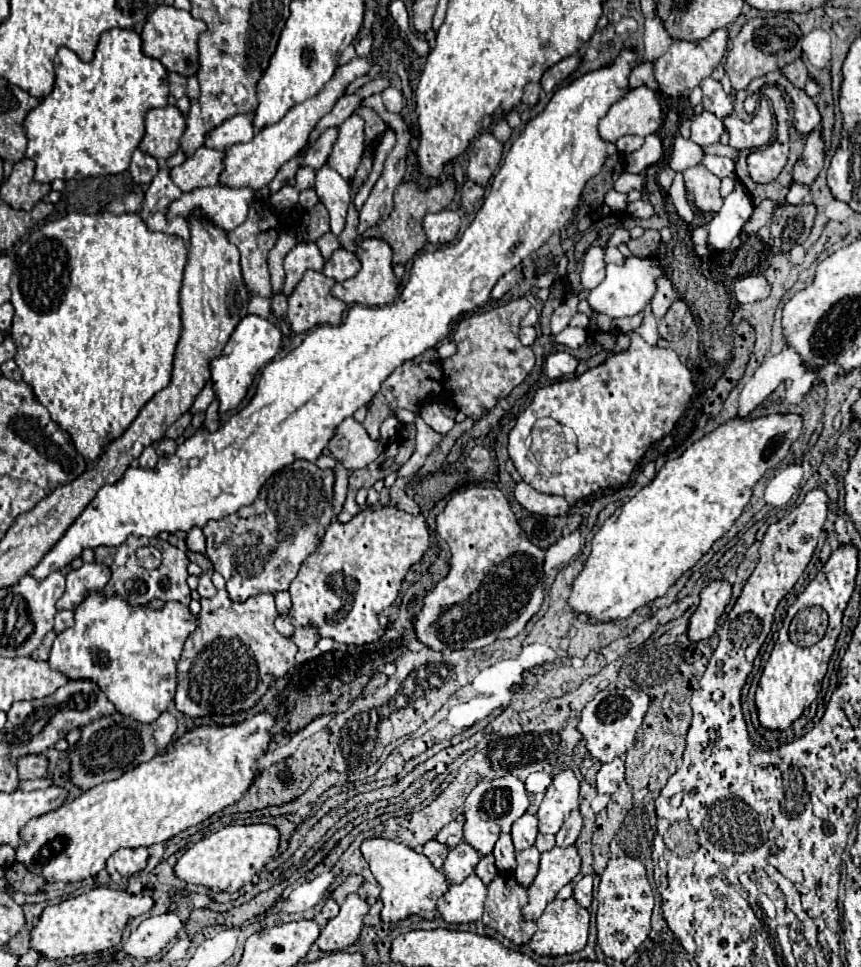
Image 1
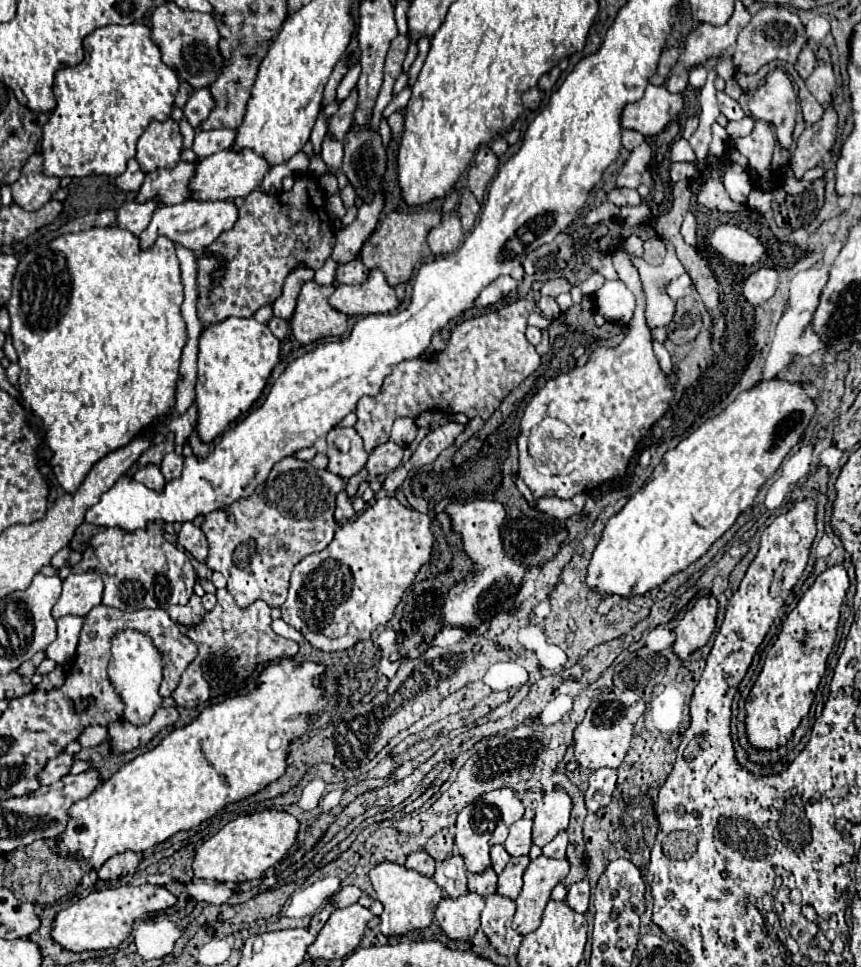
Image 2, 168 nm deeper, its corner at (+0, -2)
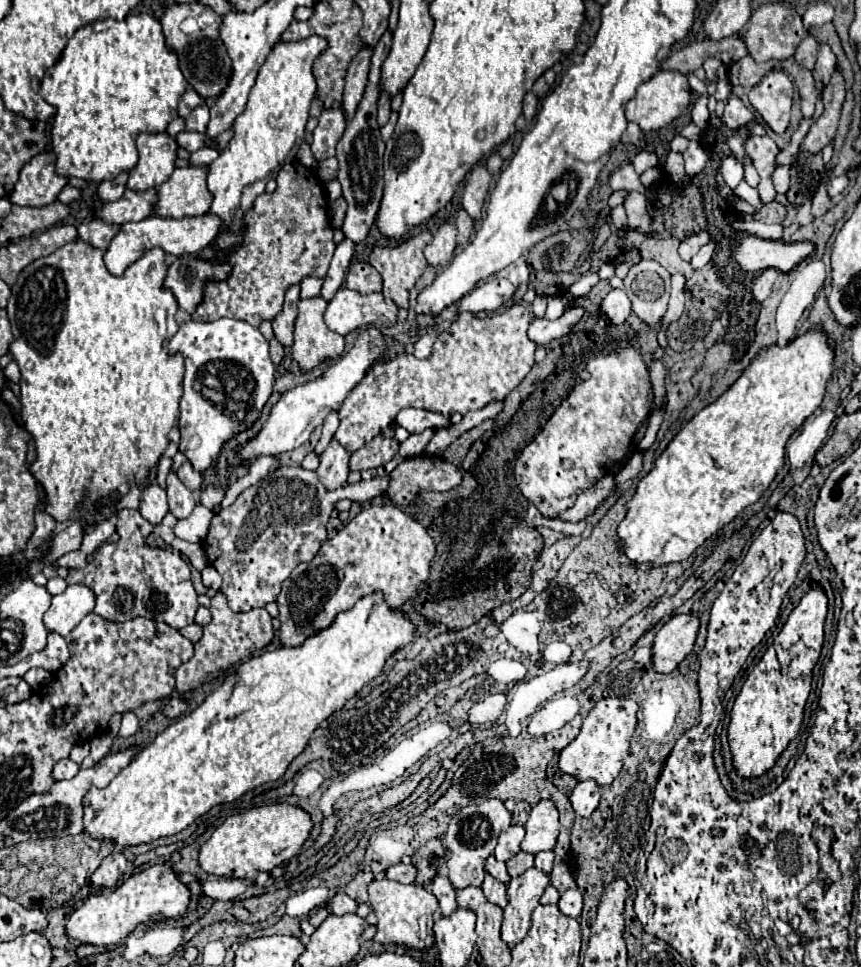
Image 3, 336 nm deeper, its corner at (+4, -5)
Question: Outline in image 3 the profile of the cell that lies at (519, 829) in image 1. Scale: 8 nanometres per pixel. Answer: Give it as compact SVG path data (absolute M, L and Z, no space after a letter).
M512 825L508 831L504 831L498 839L498 845L496 845L496 859L498 861L508 861L512 859L516 853L520 853L520 843L524 839L524 827L522 825Z

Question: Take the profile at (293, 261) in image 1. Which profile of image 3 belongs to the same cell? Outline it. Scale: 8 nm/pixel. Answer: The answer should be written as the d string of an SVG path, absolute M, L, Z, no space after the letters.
M292 285L286 291L286 299L284 299L284 307L282 311L272 319L272 327L274 327L274 335L278 337L278 341L284 347L292 345L292 331L294 331L294 319L296 319L296 303L300 299L300 285Z

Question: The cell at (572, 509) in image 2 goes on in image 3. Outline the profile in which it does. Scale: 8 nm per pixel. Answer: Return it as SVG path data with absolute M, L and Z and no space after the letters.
M606 475L604 479L600 479L596 485L592 485L590 489L586 489L584 493L578 495L574 507L562 511L558 515L560 521L570 521L570 523L578 523L580 519L584 519L590 511L594 511L608 495L610 495L610 489L614 485L614 475Z

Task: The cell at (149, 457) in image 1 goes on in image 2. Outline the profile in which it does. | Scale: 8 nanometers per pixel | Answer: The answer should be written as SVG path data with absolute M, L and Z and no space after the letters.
M154 464L138 468L138 472L134 474L134 480L138 480L140 484L146 484L146 488L154 488L154 492L162 492L162 484L166 484L160 468Z

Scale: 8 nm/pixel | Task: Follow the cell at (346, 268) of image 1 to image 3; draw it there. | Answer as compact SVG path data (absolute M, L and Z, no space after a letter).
M352 263L346 275L346 287L360 291L360 293L372 293L372 291L380 291L382 289L382 275L378 275L378 271L374 267L370 267L368 263Z

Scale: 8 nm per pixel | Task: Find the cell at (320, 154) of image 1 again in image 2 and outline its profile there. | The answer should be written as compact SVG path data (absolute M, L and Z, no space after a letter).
M356 88L350 92L350 96L340 104L338 112L328 120L328 132L334 134L336 140L342 140L344 134L350 130L352 122L354 122L354 112L358 106L358 92Z

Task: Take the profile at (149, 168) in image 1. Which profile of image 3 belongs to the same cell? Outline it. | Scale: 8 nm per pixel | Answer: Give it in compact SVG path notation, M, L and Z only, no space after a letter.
M122 171L114 181L102 181L98 187L98 195L102 201L116 201L124 195L126 191L126 181L128 181L128 173Z

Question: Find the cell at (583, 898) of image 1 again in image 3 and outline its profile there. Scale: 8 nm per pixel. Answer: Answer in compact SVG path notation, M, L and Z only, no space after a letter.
M568 889L566 893L562 893L558 907L568 917L580 917L580 913L582 913L582 893L578 889Z

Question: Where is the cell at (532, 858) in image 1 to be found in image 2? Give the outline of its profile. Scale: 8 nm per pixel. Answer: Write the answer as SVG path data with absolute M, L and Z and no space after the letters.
M520 856L520 858L510 858L508 866L504 868L502 874L498 874L498 886L496 886L496 892L510 898L510 900L516 900L520 890L522 890L522 874L524 870L528 868L530 860L528 856Z

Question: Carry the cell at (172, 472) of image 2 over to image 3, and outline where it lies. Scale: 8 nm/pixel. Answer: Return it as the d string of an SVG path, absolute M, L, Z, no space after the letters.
M170 471L166 477L166 493L168 493L170 511L178 519L188 517L192 513L192 509L196 507L194 493L184 487L184 483L178 479L178 475L174 471Z

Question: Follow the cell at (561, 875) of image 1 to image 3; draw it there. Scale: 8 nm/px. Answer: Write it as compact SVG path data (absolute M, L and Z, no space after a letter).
M532 867L508 885L508 905L502 921L502 939L508 947L520 943L530 929L530 915L538 907L544 889L550 883L550 875Z

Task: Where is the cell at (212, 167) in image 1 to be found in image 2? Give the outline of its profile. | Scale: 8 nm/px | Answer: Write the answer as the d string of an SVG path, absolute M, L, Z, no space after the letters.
M178 162L172 170L156 170L144 176L142 188L138 190L136 200L142 204L158 196L158 204L180 204L190 196L188 182L194 176L194 166L190 162Z

